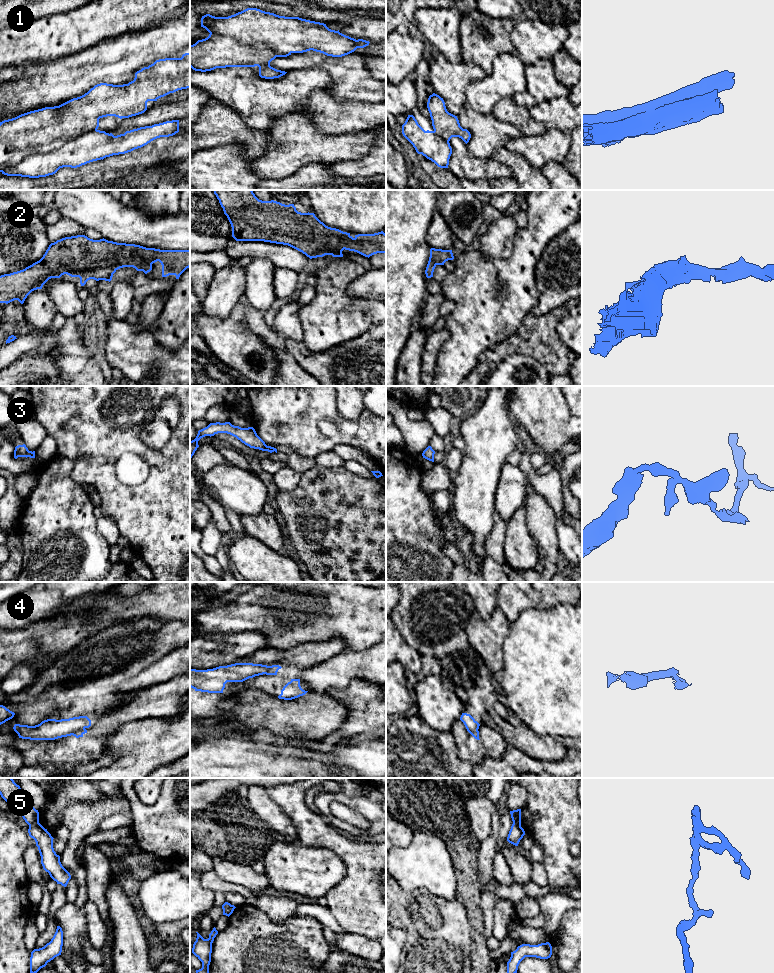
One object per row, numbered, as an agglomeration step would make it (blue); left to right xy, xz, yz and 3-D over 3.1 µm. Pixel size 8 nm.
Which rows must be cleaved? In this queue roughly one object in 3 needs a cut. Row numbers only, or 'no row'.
1, 4

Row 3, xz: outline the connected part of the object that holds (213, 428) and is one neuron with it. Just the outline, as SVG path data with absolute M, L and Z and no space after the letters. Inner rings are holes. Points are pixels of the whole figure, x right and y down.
M216 422L210 423L207 427L199 430L196 438L190 441L190 459L199 447L198 441L201 438L205 436L211 437L218 433L230 434L250 448L268 451L270 453L275 451L277 453L277 449L271 446L267 446L265 442L257 435L253 427L241 428L239 426L232 425L230 422Z

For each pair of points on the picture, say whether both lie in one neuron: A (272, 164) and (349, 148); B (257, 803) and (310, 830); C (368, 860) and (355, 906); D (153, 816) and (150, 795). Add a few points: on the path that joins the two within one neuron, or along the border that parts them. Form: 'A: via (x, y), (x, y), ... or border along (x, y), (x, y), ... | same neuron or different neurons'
A: via (291, 148), (330, 148) | same neuron
B: border along (275, 803), (291, 820), (298, 837) | different neurons
C: via (368, 871), (368, 893), (366, 895) | same neuron
D: border along (161, 788), (152, 804), (144, 804), (134, 792) | different neurons

